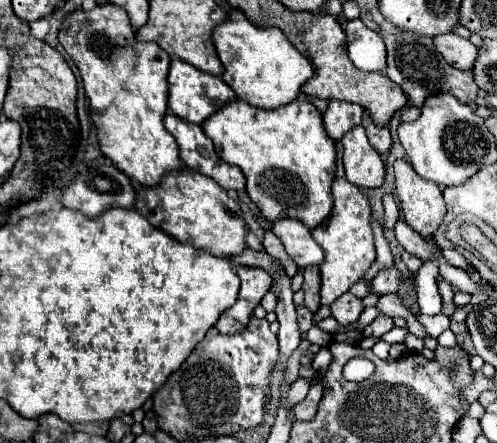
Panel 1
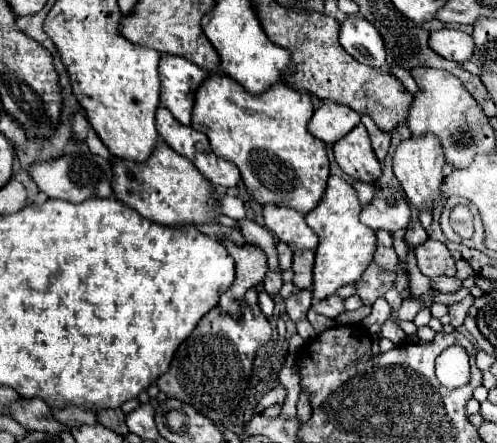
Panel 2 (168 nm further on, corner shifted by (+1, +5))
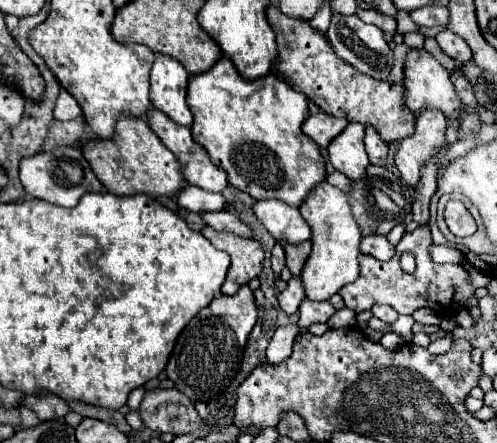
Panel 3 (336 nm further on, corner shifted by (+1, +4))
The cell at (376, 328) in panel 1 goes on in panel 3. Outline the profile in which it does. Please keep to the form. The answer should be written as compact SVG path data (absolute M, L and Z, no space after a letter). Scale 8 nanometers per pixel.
M375 304L375 306L371 308L371 312L373 312L375 318L379 318L379 320L383 320L383 322L387 322L387 324L391 324L391 322L399 316L397 310L395 310L393 306L387 306L387 304Z

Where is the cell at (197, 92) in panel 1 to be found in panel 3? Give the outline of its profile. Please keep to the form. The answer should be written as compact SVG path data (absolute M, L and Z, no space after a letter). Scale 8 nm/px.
M157 54L155 64L151 68L151 102L157 110L165 112L171 120L175 120L181 126L191 126L191 110L187 108L185 102L185 94L187 94L187 82L189 82L189 74L187 70L181 66L179 60L173 60L171 56L163 56Z

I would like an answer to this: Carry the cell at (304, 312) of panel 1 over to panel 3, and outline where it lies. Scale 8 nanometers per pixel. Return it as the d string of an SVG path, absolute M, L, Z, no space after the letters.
M291 278L287 288L279 294L279 306L283 308L285 314L295 314L299 310L299 304L305 300L305 288L299 278Z

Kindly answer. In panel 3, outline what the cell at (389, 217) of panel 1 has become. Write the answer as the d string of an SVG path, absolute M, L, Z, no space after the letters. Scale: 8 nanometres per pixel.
M365 236L361 240L361 250L363 254L369 254L377 260L391 260L395 256L395 246L389 244L385 236Z

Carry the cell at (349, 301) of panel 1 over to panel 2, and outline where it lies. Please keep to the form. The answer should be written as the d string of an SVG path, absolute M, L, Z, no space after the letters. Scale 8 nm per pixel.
M331 295L331 297L323 299L323 301L315 301L315 303L311 305L311 309L317 311L319 315L329 317L329 319L335 319L339 313L345 311L345 307L343 307L343 299L339 299L337 295Z

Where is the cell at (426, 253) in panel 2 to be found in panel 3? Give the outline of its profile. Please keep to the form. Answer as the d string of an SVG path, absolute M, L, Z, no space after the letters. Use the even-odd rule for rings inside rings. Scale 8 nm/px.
M419 226L413 232L407 232L401 242L397 244L397 254L389 262L381 262L373 256L361 254L361 274L353 284L347 284L339 290L341 298L345 300L345 306L353 310L355 314L363 310L371 310L373 304L389 304L399 314L413 314L417 308L433 308L437 314L453 314L455 308L463 308L467 298L473 296L473 286L469 284L467 272L459 264L435 264L429 258L431 248L431 232L427 226ZM405 252L413 252L417 258L417 270L413 274L407 274L399 266L399 258Z

